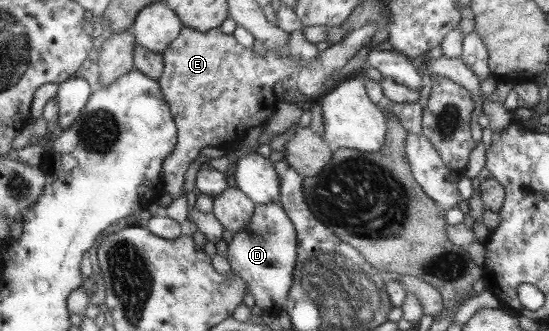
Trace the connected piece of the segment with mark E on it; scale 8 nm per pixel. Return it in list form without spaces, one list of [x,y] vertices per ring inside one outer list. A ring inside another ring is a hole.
[[[184,27],[170,47],[162,51],[163,76],[158,79],[164,85],[164,97],[176,113],[175,125],[180,125],[180,145],[176,153],[163,162],[163,189],[172,199],[184,192],[185,174],[189,164],[200,155],[205,146],[233,149],[244,141],[253,127],[263,128],[271,121],[279,101],[272,93],[274,85],[294,76],[302,62],[313,60],[319,55],[316,44],[304,40],[303,29],[289,34],[286,47],[258,57],[252,48],[244,49],[236,43],[234,34],[224,35],[220,28],[202,33]]]

